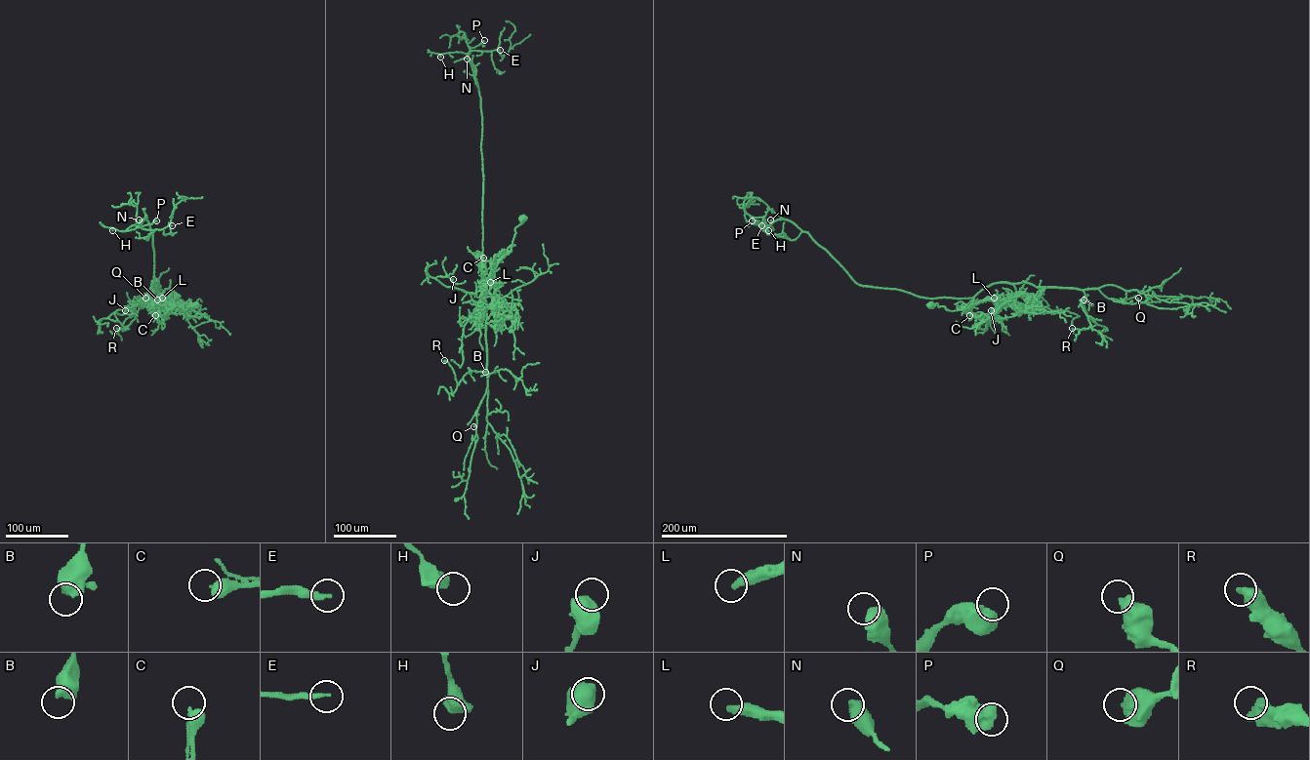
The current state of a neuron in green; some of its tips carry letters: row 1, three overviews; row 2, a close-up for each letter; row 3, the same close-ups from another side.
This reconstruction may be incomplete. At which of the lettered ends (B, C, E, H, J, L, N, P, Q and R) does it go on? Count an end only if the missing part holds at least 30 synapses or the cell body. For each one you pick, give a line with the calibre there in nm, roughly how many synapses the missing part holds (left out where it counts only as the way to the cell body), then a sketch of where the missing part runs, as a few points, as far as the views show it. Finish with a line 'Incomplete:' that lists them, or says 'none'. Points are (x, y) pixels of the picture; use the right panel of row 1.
E: Thickness 280 nm. Roughly 120 synapses
Incomplete: E

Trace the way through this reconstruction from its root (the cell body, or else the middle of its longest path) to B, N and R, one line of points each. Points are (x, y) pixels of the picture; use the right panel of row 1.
B: (928, 305), (953, 310), (987, 300), (1012, 300), (1014, 284), (1023, 281), (1081, 289), (1084, 300)
N: (928, 305), (953, 310), (980, 301), (860, 286), (807, 233), (786, 220), (770, 220)
R: (928, 305), (953, 310), (1012, 300), (1014, 284), (1023, 281), (1076, 288), (1096, 324), (1072, 328)

